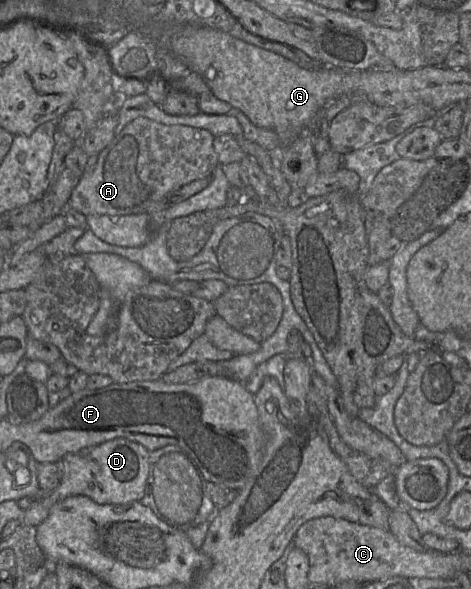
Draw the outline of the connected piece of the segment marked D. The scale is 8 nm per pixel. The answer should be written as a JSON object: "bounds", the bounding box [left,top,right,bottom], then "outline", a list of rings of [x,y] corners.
{"bounds":[22,438,149,525],"outline":[[[115,438],[82,452],[66,454],[62,458],[65,470],[59,485],[50,494],[35,498],[24,510],[22,524],[39,525],[48,517],[56,503],[75,495],[89,497],[99,504],[127,504],[140,501],[145,493],[149,473],[149,453],[138,442]]]}

